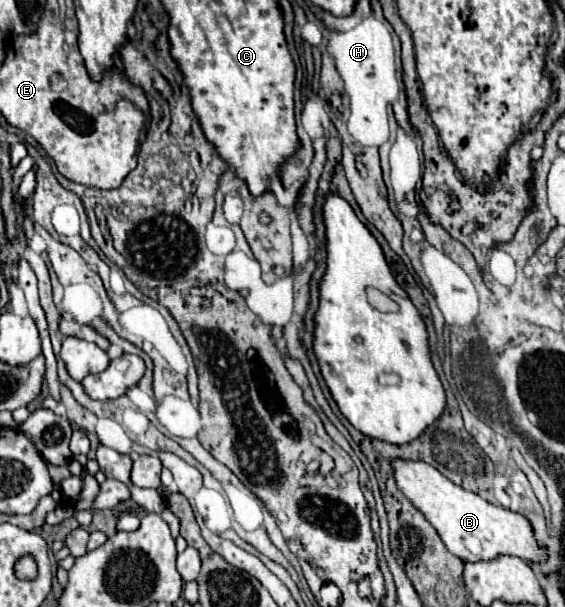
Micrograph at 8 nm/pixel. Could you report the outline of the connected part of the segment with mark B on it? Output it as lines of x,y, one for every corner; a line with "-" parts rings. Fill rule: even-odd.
395,461
395,479
409,501
437,529
445,547
463,561
491,561
499,553
519,557
525,563
547,561
547,547
537,541
531,521
511,509
487,503
479,495
451,483
435,467
423,461

